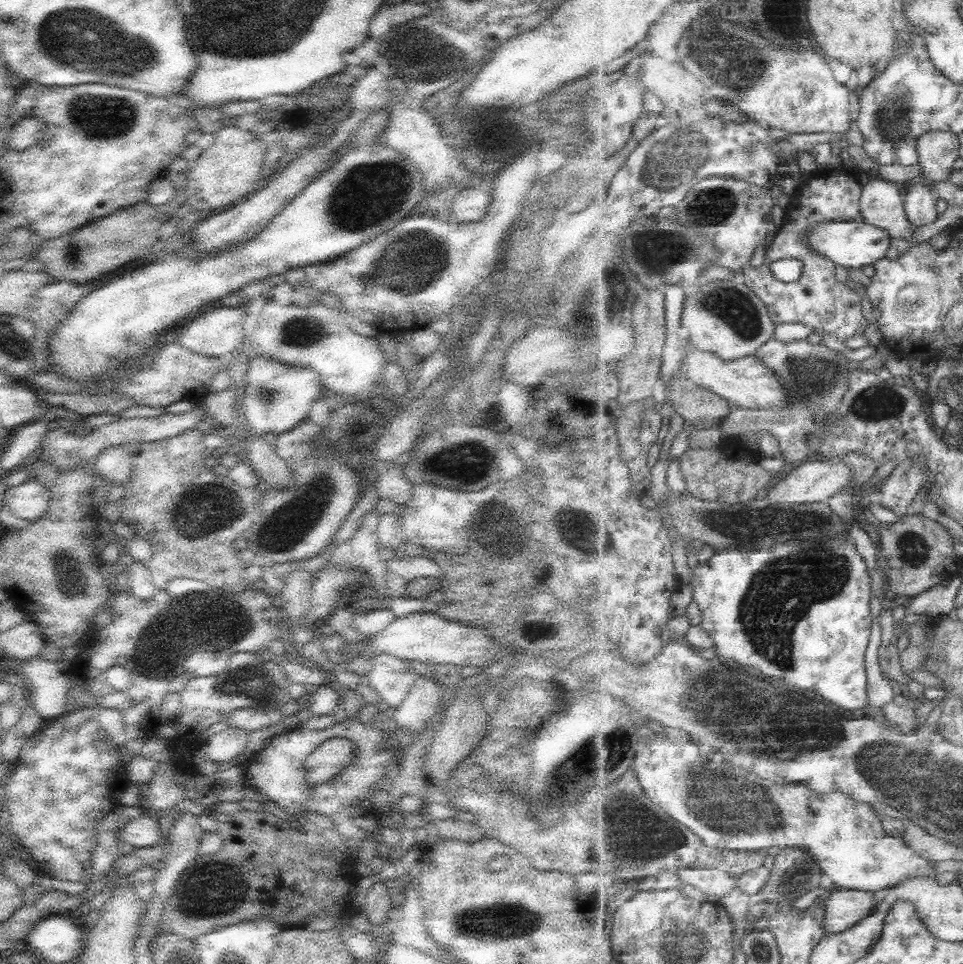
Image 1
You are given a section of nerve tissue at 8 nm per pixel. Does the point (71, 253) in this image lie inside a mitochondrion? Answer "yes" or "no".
yes

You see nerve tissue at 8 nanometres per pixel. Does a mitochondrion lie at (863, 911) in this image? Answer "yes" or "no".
no

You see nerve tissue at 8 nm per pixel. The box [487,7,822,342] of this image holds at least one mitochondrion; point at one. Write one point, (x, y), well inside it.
(738, 64)

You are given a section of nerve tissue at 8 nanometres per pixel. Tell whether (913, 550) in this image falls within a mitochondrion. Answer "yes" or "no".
yes

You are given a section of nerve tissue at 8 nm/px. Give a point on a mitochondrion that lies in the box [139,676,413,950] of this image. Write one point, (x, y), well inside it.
(207, 893)

